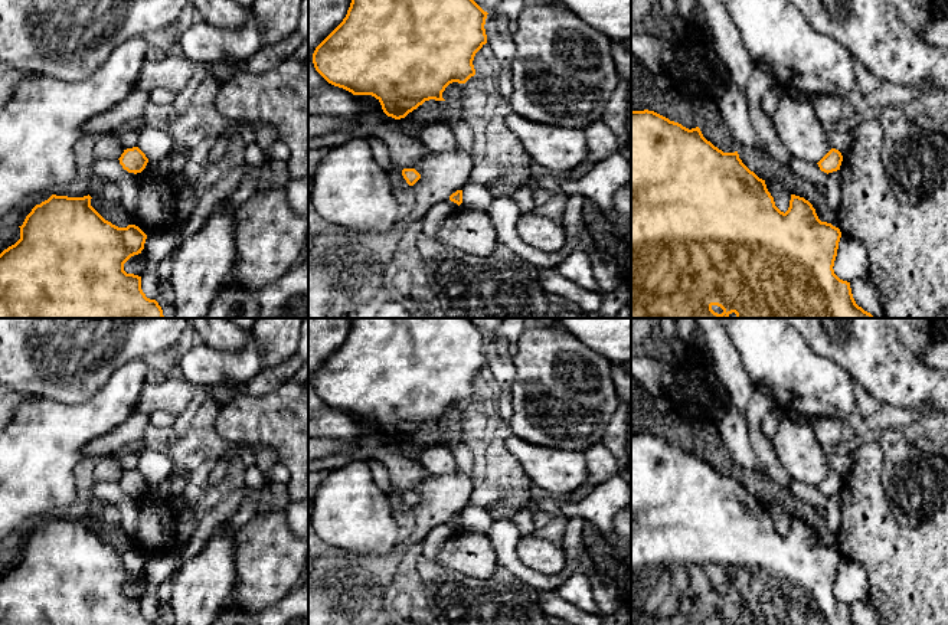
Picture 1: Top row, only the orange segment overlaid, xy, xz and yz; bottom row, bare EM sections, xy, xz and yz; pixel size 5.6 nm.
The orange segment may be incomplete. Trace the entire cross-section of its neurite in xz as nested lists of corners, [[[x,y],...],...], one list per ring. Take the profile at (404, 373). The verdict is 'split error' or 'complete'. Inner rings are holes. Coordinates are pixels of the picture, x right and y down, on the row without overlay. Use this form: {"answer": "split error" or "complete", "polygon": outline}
{"answer": "complete", "polygon": [[[352,318],[343,344],[316,370],[316,393],[331,408],[353,418],[372,418],[388,439],[405,441],[425,423],[445,423],[442,415],[452,406],[465,406],[475,397],[475,376],[487,366],[484,334],[470,318]]]}

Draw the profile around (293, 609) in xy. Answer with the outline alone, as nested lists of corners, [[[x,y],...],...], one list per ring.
[[[308,577],[256,615],[256,625],[308,625]]]

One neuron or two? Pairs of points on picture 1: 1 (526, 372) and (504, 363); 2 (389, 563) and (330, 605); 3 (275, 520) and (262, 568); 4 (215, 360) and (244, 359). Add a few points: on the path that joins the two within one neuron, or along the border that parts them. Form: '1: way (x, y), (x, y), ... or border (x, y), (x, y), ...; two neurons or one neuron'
1: border (513, 356), (515, 379), (510, 388); two neurons
2: way (375, 573), (359, 579), (345, 591); one neuron
3: way (268, 532), (267, 556); one neuron
4: way (222, 360), (236, 360); one neuron

